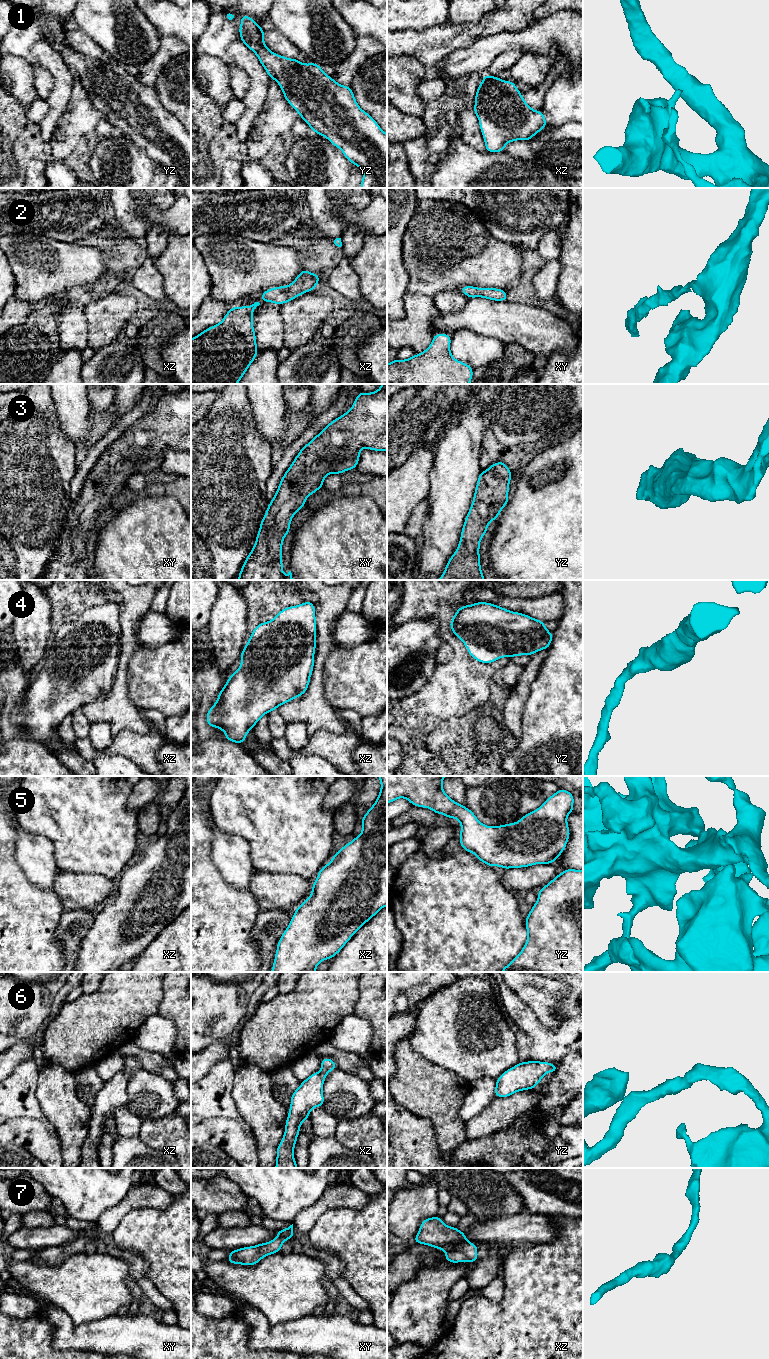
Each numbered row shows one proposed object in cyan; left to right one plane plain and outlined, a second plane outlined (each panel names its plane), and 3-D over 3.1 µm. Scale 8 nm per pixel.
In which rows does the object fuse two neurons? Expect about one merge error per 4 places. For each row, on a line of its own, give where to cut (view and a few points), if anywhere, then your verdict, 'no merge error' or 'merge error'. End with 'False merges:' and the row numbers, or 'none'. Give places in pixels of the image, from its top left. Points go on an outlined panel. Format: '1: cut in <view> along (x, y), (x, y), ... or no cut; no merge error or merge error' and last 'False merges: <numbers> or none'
1: no cut; no merge error
2: no cut; no merge error
3: no cut; no merge error
4: no cut; no merge error
5: no cut; no merge error
6: no cut; no merge error
7: no cut; no merge error
False merges: none

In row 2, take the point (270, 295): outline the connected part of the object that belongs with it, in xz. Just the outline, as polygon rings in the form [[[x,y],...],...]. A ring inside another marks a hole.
[[[304,269],[291,284],[268,289],[261,294],[261,299],[263,302],[279,305],[290,302],[306,292],[313,291],[319,283],[319,277],[320,274],[313,274]]]

